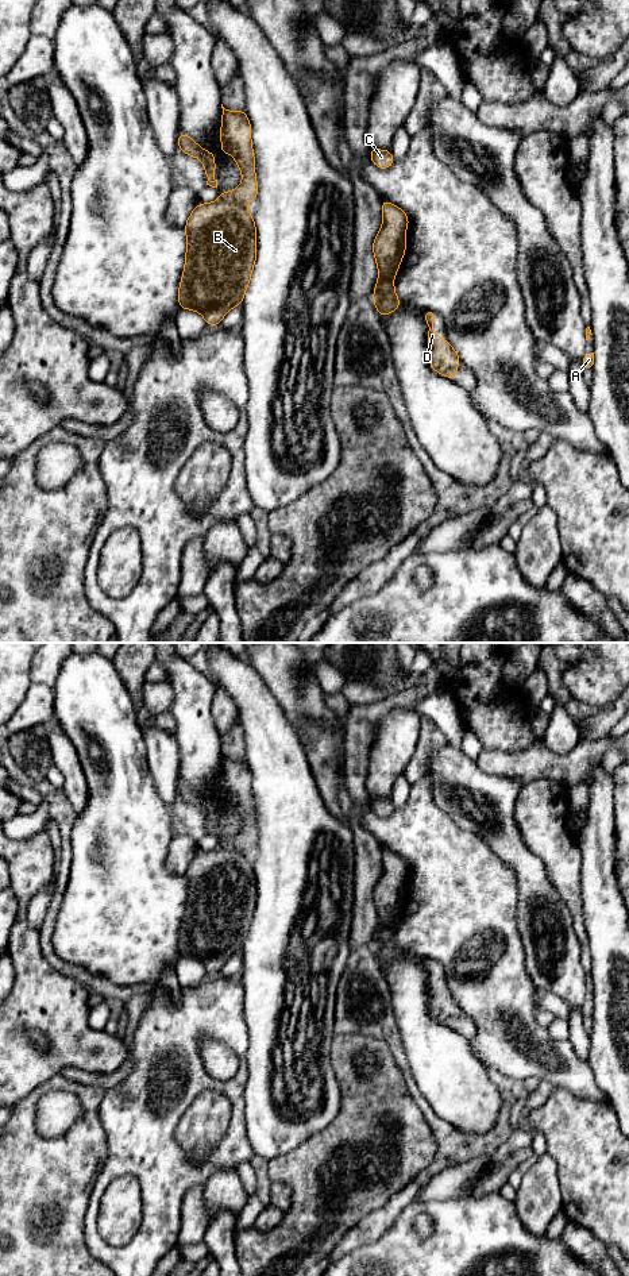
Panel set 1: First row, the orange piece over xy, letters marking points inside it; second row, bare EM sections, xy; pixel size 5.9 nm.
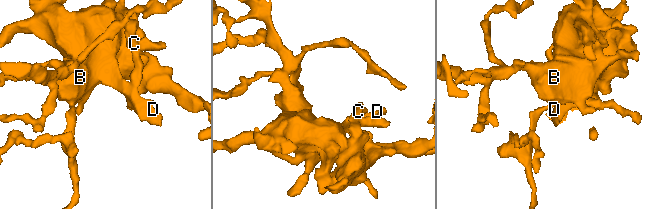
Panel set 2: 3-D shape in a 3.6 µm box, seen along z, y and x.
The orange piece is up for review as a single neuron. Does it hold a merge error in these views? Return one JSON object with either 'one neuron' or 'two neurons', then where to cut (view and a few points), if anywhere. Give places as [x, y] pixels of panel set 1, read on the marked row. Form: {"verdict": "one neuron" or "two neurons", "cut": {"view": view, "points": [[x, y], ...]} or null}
{"verdict": "two neurons", "cut": {"view": "xy", "points": [[220, 199], [243, 207]]}}

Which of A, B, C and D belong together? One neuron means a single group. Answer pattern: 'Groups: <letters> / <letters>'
Groups: A B C / D

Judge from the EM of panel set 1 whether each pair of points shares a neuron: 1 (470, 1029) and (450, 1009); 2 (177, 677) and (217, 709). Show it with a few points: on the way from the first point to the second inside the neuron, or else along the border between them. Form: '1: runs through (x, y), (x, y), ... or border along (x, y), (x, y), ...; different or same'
1: runs through (465, 1025), (454, 1014); same
2: border along (215, 689), (211, 716), (220, 736); different

